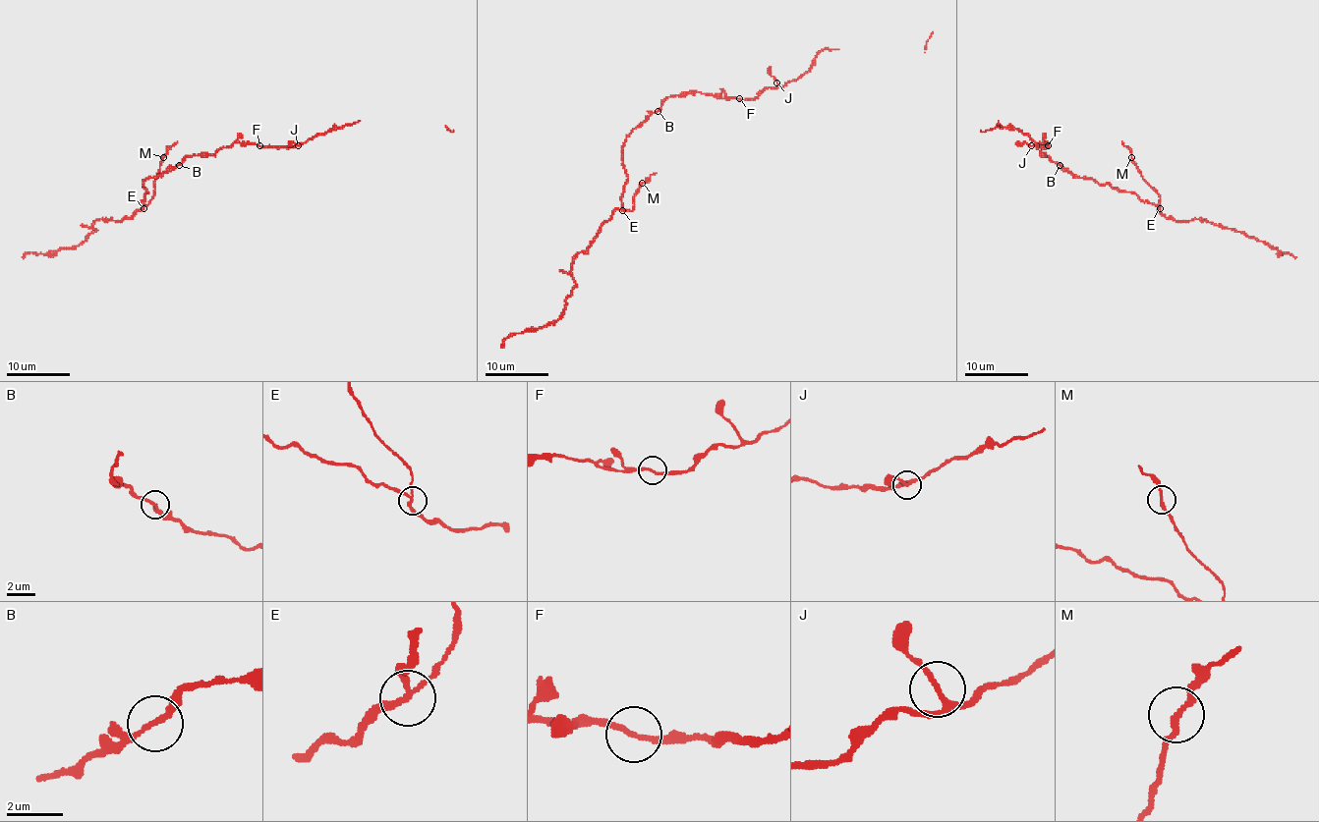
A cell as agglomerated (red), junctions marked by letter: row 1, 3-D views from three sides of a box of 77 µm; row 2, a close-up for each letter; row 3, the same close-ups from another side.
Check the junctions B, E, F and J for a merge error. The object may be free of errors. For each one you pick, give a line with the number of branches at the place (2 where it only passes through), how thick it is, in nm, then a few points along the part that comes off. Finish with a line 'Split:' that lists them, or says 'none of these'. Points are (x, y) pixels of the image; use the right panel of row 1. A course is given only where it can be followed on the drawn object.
E: Branches: 3. Thickness 160 nm. Course of the part to remove: (1160, 207), (1160, 196), (1142, 178), (1121, 141)
Split: E

